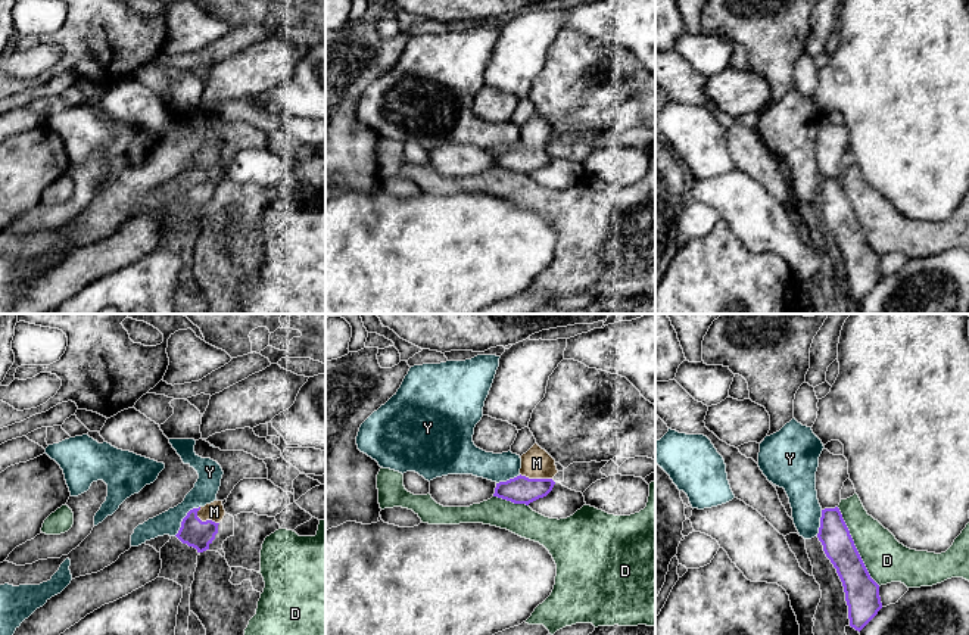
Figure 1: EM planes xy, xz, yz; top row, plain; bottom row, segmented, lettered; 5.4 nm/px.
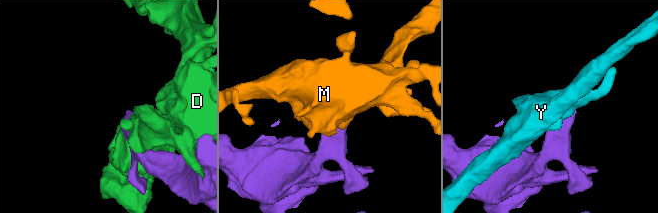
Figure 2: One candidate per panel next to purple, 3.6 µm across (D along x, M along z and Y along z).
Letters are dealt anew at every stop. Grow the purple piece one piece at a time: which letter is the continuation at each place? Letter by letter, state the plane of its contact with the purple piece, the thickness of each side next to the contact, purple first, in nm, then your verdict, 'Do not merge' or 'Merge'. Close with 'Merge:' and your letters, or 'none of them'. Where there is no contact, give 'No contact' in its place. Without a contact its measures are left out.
D: Touches purple in yz. Thickness 180 nm (purple) against 240 nm. Do not merge
M: Touches purple in xz. Thickness 150 nm (purple) against 170 nm. Merge
Y: Touches purple in xy. Thickness 150 nm (purple) against 130 nm. Do not merge
Merge: M

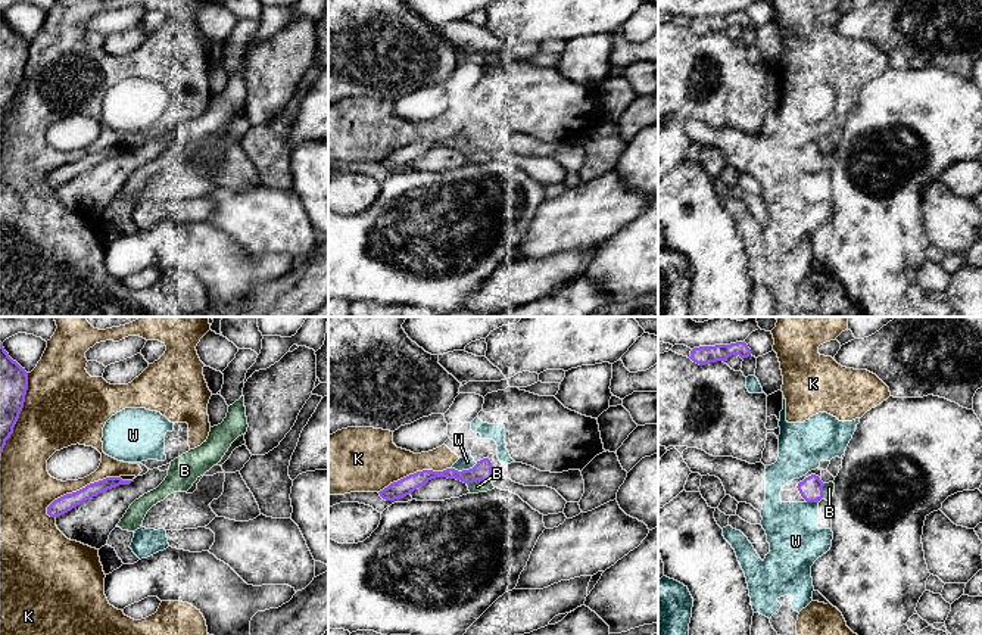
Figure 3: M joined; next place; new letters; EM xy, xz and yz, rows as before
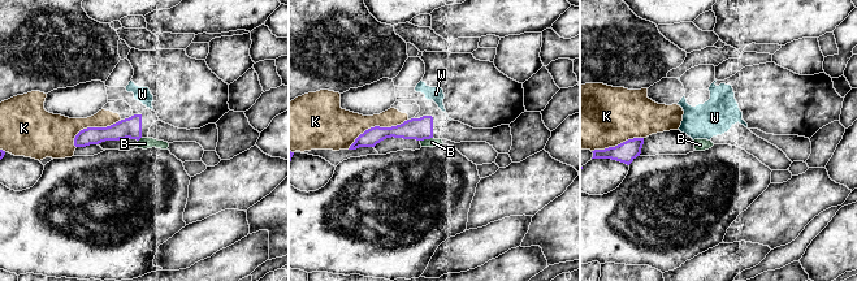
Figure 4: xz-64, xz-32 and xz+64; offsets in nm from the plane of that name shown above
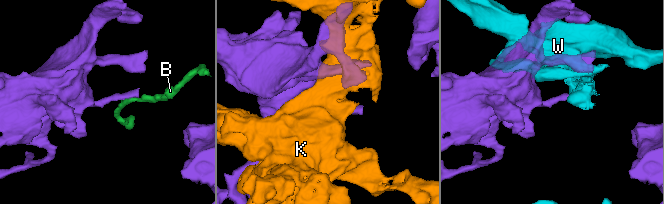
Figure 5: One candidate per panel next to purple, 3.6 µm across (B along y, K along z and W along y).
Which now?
B: Touches purple in xz. Thickness 100 nm (purple) against 70 nm. Do not merge
K: Touches purple in xy. Thickness 90 nm (purple) against 240 nm. Do not merge
W: Touches purple in xz. Thickness 100 nm (purple) against 80 nm. Do not merge
Merge: none of them

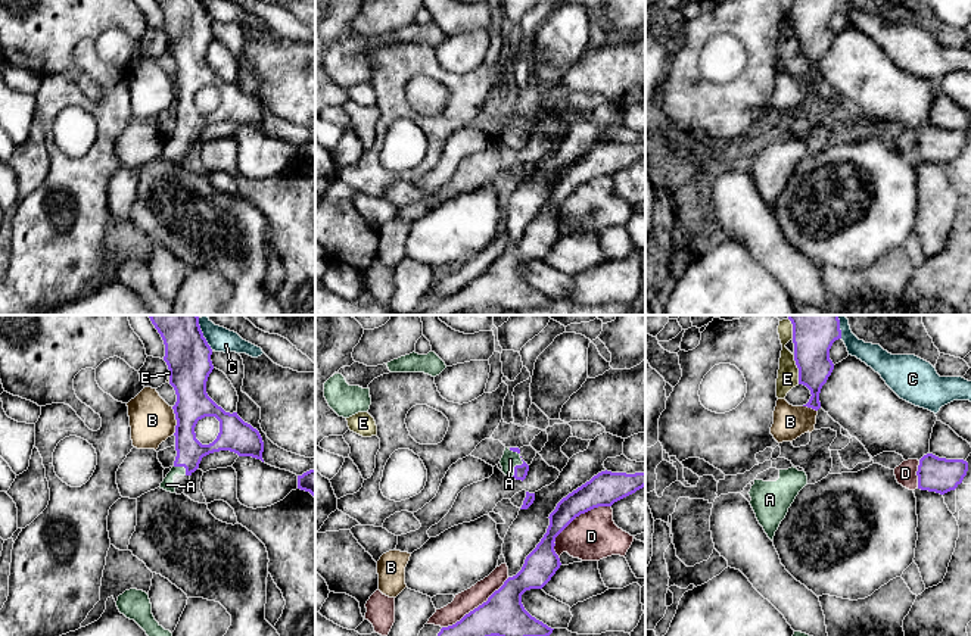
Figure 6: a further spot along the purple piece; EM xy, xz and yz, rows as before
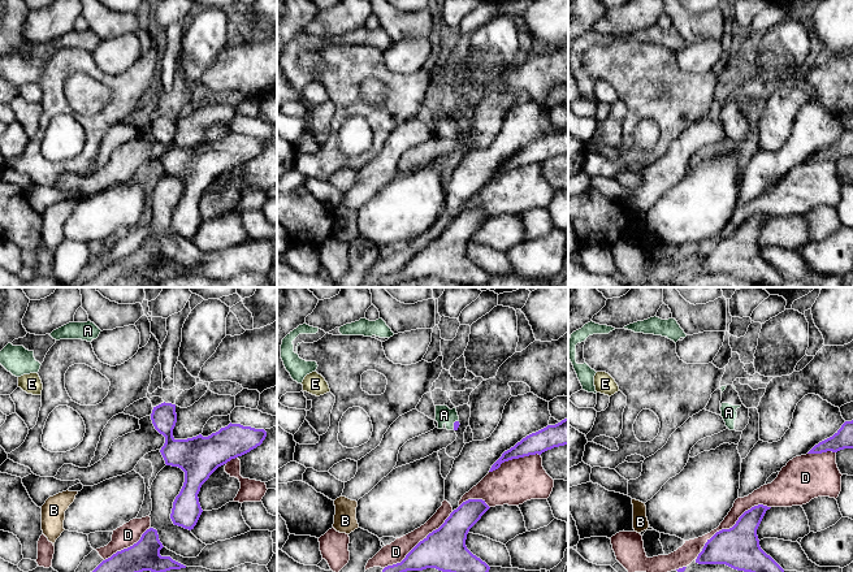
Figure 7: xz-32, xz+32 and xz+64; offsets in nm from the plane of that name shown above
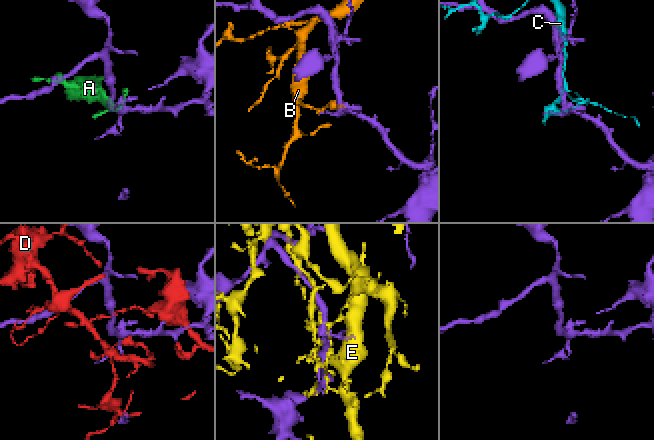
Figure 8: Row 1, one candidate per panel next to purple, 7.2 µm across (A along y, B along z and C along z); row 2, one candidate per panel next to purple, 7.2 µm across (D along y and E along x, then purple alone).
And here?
A: Touches purple in xz. Thickness 80 nm (purple) against 90 nm. Merge
B: Touches purple in xy. Thickness 200 nm (purple) against 240 nm. Do not merge
C: Touches purple in xy. Thickness 260 nm (purple) against 130 nm. Do not merge
D: Touches purple in xz. Thickness 180 nm (purple) against 260 nm. Do not merge
E: Touches purple in yz. Thickness 190 nm (purple) against 110 nm. Do not merge
Merge: A

